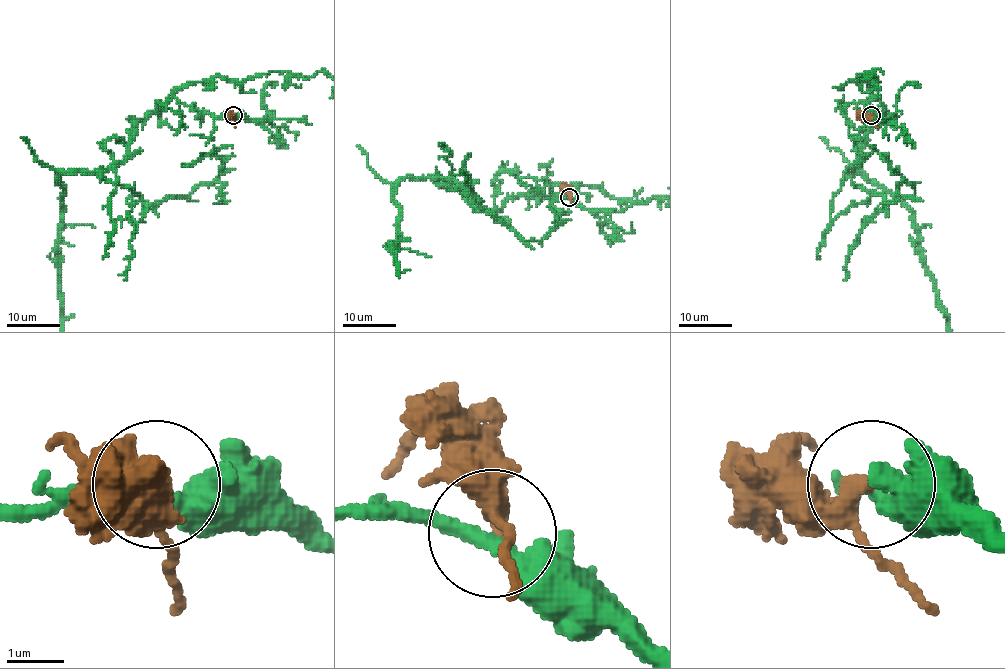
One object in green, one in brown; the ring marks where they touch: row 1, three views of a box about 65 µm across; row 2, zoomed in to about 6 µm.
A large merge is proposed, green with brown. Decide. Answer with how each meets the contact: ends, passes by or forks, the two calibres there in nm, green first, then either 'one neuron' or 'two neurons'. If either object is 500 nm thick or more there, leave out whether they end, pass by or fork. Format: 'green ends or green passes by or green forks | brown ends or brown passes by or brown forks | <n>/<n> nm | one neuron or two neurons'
green passes by | brown passes by | 320/300 nm | two neurons

